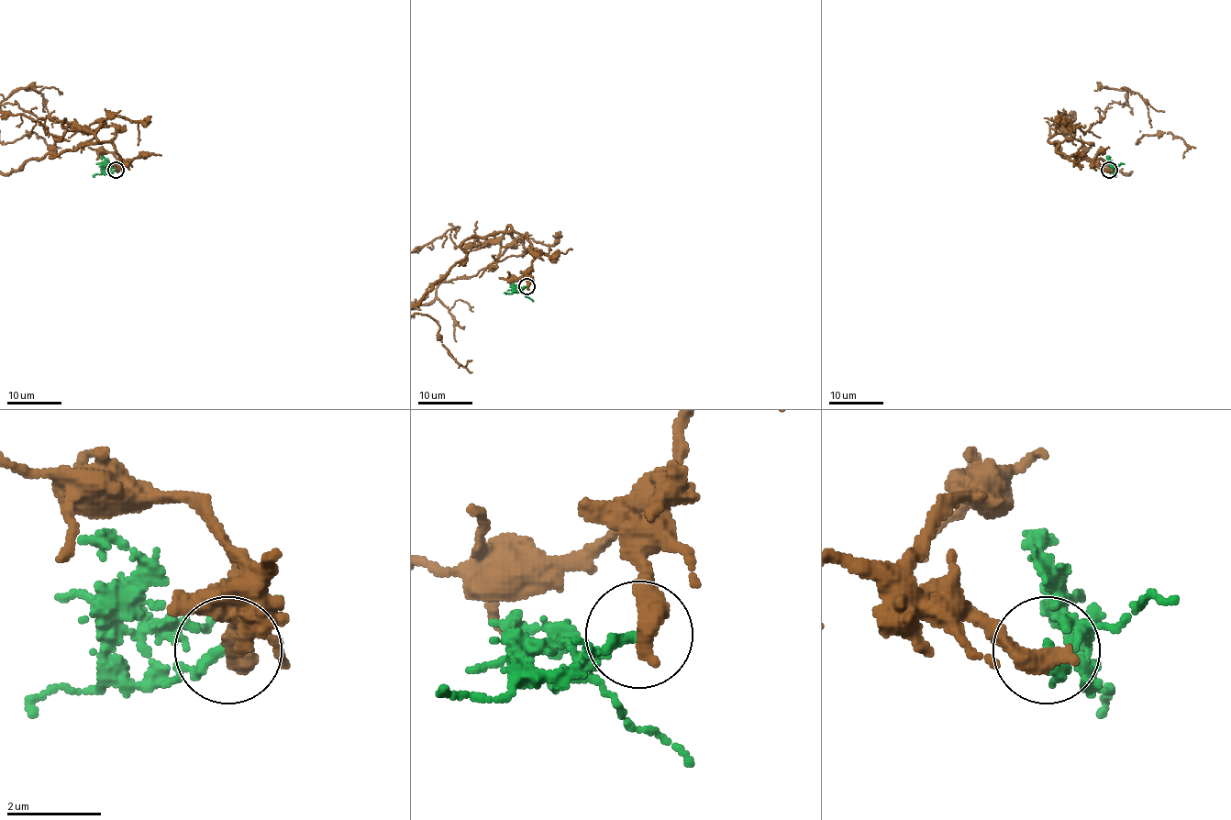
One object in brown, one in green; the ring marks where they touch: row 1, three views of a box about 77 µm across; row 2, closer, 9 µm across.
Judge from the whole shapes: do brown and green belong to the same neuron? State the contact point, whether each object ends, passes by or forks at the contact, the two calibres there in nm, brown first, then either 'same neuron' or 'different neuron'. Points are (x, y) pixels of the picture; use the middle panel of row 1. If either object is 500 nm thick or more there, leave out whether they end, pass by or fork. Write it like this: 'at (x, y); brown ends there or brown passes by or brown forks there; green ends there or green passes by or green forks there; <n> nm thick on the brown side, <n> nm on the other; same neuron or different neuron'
at (526, 286); 500 nm thick on the brown side, 240 nm on the other; different neuron

